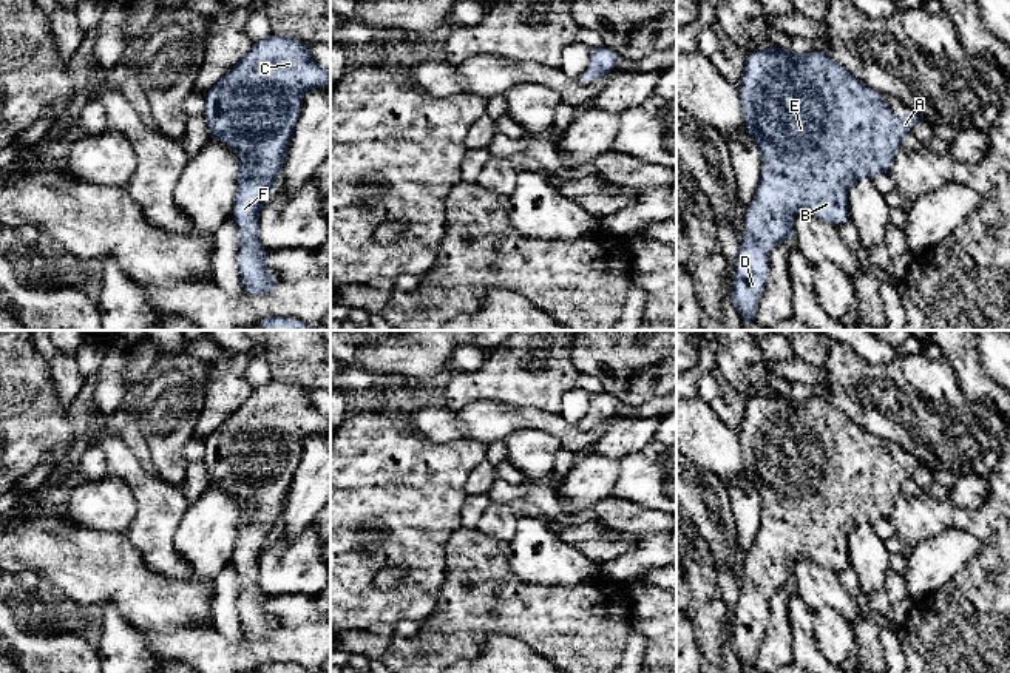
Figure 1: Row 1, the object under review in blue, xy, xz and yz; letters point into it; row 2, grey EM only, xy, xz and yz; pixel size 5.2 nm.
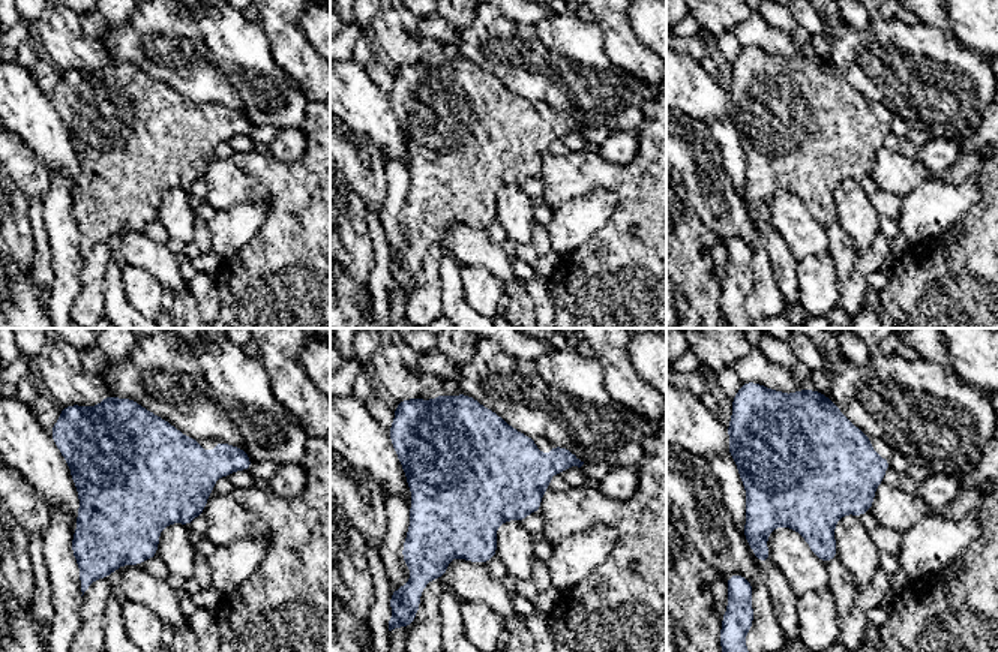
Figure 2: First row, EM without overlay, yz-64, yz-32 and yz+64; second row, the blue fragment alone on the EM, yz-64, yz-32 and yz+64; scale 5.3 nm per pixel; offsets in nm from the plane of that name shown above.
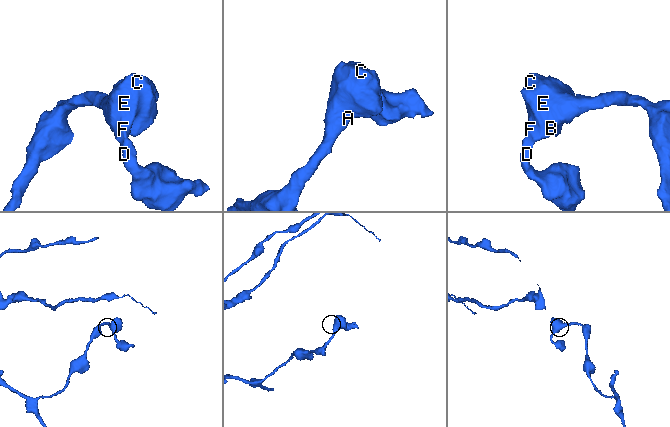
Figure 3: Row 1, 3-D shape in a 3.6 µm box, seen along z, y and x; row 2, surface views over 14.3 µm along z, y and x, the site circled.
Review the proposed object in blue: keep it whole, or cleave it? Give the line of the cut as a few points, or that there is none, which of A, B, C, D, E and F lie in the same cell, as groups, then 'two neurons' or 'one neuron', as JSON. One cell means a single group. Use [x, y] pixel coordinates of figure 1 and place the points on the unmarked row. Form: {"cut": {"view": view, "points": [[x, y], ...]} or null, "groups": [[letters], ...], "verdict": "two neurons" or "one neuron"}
{"cut": null, "groups": [["A", "B", "C", "D", "E", "F"]], "verdict": "one neuron"}

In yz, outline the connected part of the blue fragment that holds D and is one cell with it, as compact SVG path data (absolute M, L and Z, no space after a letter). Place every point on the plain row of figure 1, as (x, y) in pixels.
M780 391L771 395L755 395L744 403L738 435L746 477L761 499L761 523L744 563L747 580L740 585L740 597L735 605L737 622L732 630L732 647L741 665L751 671L757 670L758 645L769 621L768 599L777 590L792 587L792 568L797 556L808 556L817 565L837 573L846 568L849 565L848 534L863 523L876 526L882 519L890 519L894 500L902 492L903 480L924 463L910 455L899 465L883 441L857 426L823 397L797 401Z

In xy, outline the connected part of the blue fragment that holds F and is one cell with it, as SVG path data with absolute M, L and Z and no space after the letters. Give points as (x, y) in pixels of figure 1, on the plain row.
M272 380L253 389L247 400L205 437L204 463L208 482L232 492L239 505L236 543L230 562L239 574L238 610L242 634L253 642L267 641L280 631L280 624L267 617L269 596L258 590L259 559L278 528L300 465L303 441L314 432L330 434L330 418L314 406L304 387Z

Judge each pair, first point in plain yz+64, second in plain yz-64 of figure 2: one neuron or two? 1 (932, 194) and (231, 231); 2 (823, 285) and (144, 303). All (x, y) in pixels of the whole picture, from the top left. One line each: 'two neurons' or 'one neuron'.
1: one neuron
2: one neuron

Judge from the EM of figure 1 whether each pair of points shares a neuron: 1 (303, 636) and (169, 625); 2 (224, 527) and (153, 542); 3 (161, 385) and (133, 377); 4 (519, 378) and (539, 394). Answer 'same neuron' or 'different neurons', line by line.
1: same neuron
2: different neurons
3: different neurons
4: same neuron

